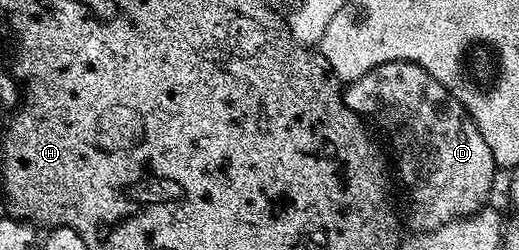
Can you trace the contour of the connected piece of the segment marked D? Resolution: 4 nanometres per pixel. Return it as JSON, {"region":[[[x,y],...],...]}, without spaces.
{"region":[[[394,61],[393,63],[383,63],[377,67],[371,67],[366,74],[357,79],[351,80],[343,88],[344,104],[352,111],[357,111],[365,120],[377,123],[386,134],[392,138],[392,143],[396,146],[396,163],[394,159],[394,167],[400,170],[400,183],[404,186],[404,191],[408,194],[408,219],[406,215],[406,223],[413,227],[416,231],[429,231],[435,233],[447,223],[453,223],[455,219],[466,219],[469,215],[479,212],[481,208],[489,202],[488,194],[492,191],[492,182],[496,179],[498,168],[494,157],[490,153],[490,145],[486,145],[486,140],[482,137],[482,133],[478,129],[475,121],[468,116],[468,111],[463,107],[455,97],[450,94],[438,81],[434,81],[434,77],[430,77],[430,73],[426,73],[426,69],[422,69],[416,63],[403,63],[402,61]]]}

